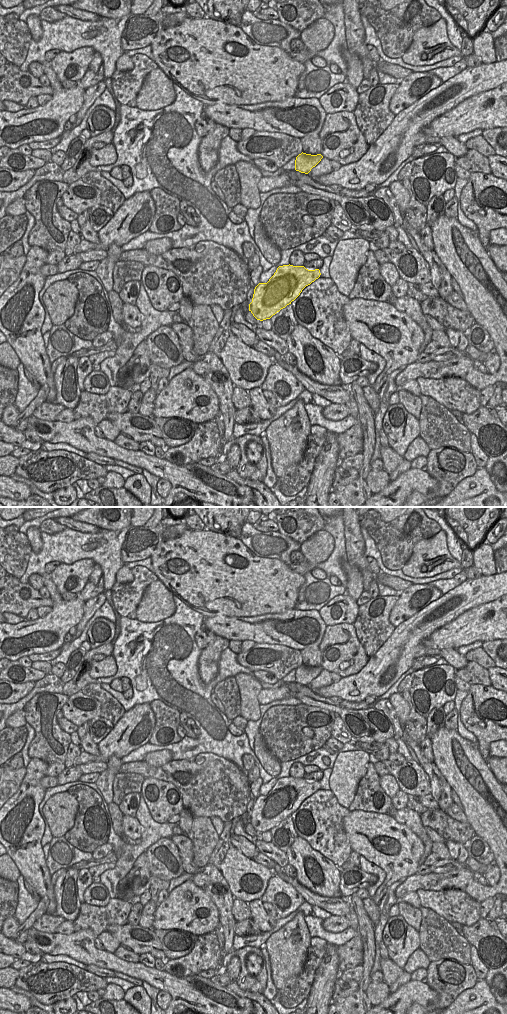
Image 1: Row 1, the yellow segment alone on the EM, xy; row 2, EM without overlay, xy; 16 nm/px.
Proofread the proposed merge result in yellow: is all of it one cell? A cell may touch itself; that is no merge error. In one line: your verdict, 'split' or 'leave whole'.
leave whole

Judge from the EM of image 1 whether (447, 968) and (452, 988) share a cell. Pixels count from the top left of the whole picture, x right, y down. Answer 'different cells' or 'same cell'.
same cell

